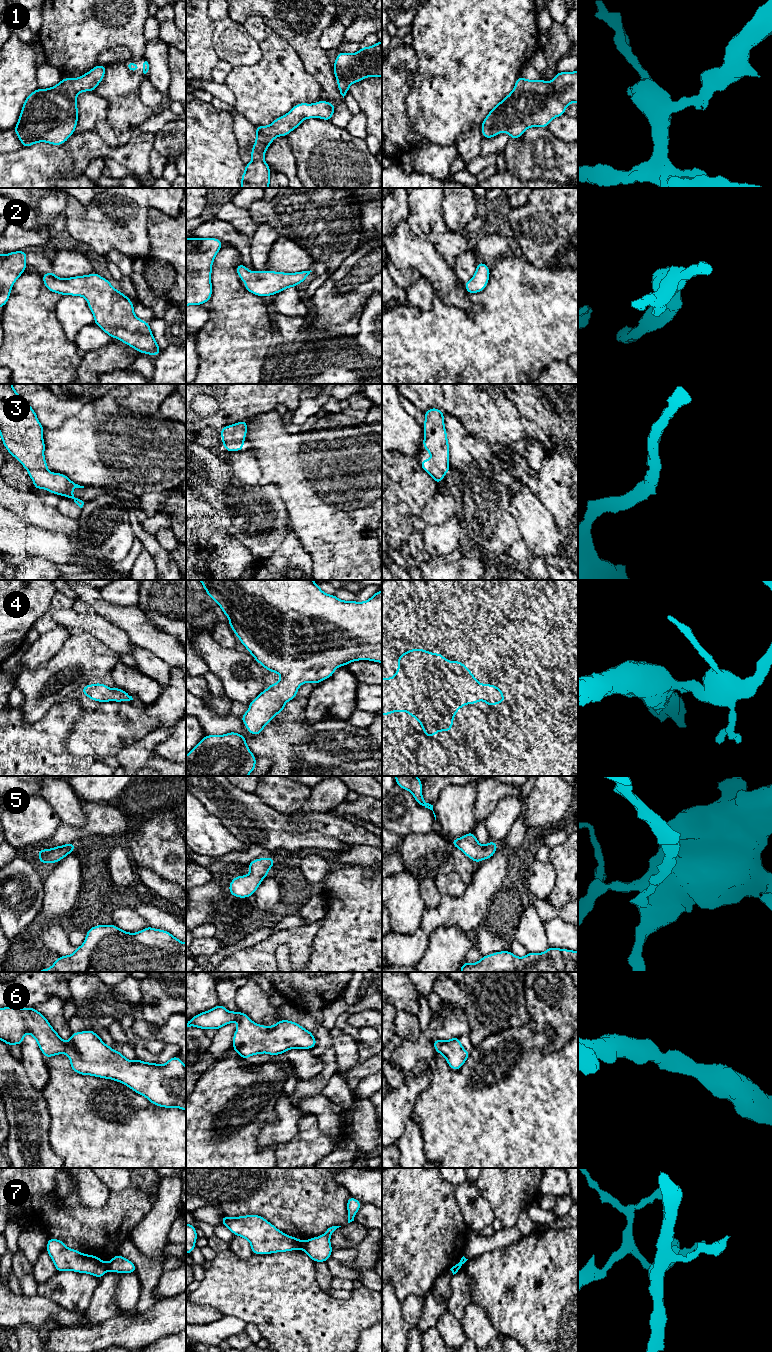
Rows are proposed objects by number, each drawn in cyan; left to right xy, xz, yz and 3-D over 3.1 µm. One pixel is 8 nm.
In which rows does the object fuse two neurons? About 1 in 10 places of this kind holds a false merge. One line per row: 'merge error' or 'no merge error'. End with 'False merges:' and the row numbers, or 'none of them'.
1: no merge error
2: no merge error
3: no merge error
4: no merge error
5: no merge error
6: no merge error
7: merge error
False merges: 7

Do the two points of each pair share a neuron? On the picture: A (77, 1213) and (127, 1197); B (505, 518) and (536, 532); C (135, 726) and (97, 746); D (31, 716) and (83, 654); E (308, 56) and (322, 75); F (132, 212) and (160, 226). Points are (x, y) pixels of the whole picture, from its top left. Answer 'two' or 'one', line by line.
A: one
B: two
C: one
D: one
E: one
F: two

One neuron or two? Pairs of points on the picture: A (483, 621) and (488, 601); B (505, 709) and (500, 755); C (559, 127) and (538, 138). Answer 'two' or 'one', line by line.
A: two
B: one
C: two

